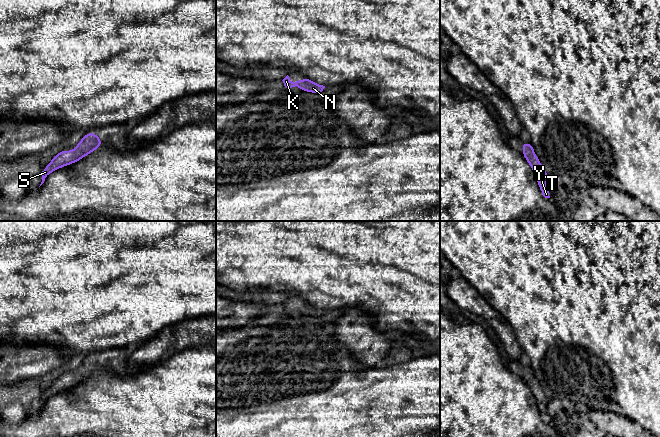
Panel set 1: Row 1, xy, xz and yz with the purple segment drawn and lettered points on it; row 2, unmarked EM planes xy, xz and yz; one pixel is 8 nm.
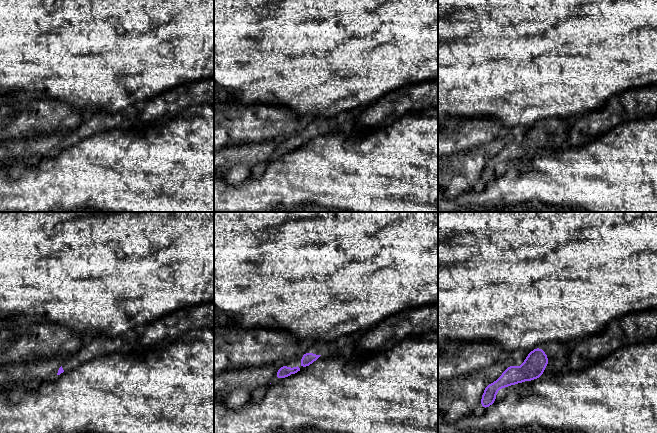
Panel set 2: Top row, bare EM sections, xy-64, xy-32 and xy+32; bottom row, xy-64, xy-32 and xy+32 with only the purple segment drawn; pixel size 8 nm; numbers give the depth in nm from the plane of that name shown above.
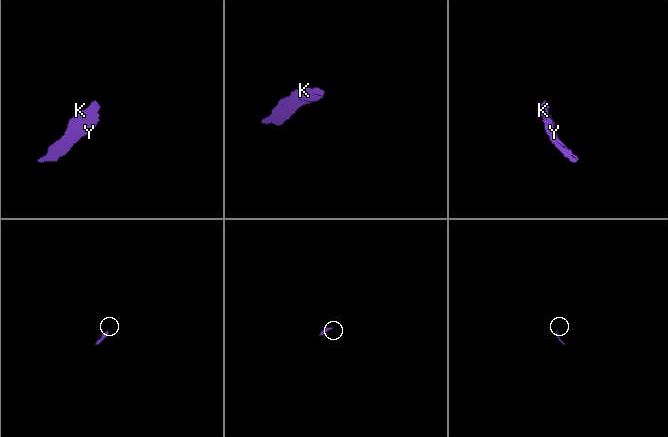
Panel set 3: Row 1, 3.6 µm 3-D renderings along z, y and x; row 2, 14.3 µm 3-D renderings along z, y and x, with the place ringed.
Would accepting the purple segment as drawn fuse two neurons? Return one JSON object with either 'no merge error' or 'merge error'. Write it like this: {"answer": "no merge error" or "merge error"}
{"answer": "no merge error"}

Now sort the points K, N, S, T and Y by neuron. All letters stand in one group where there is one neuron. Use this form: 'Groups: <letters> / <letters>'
Groups: K N S T Y

